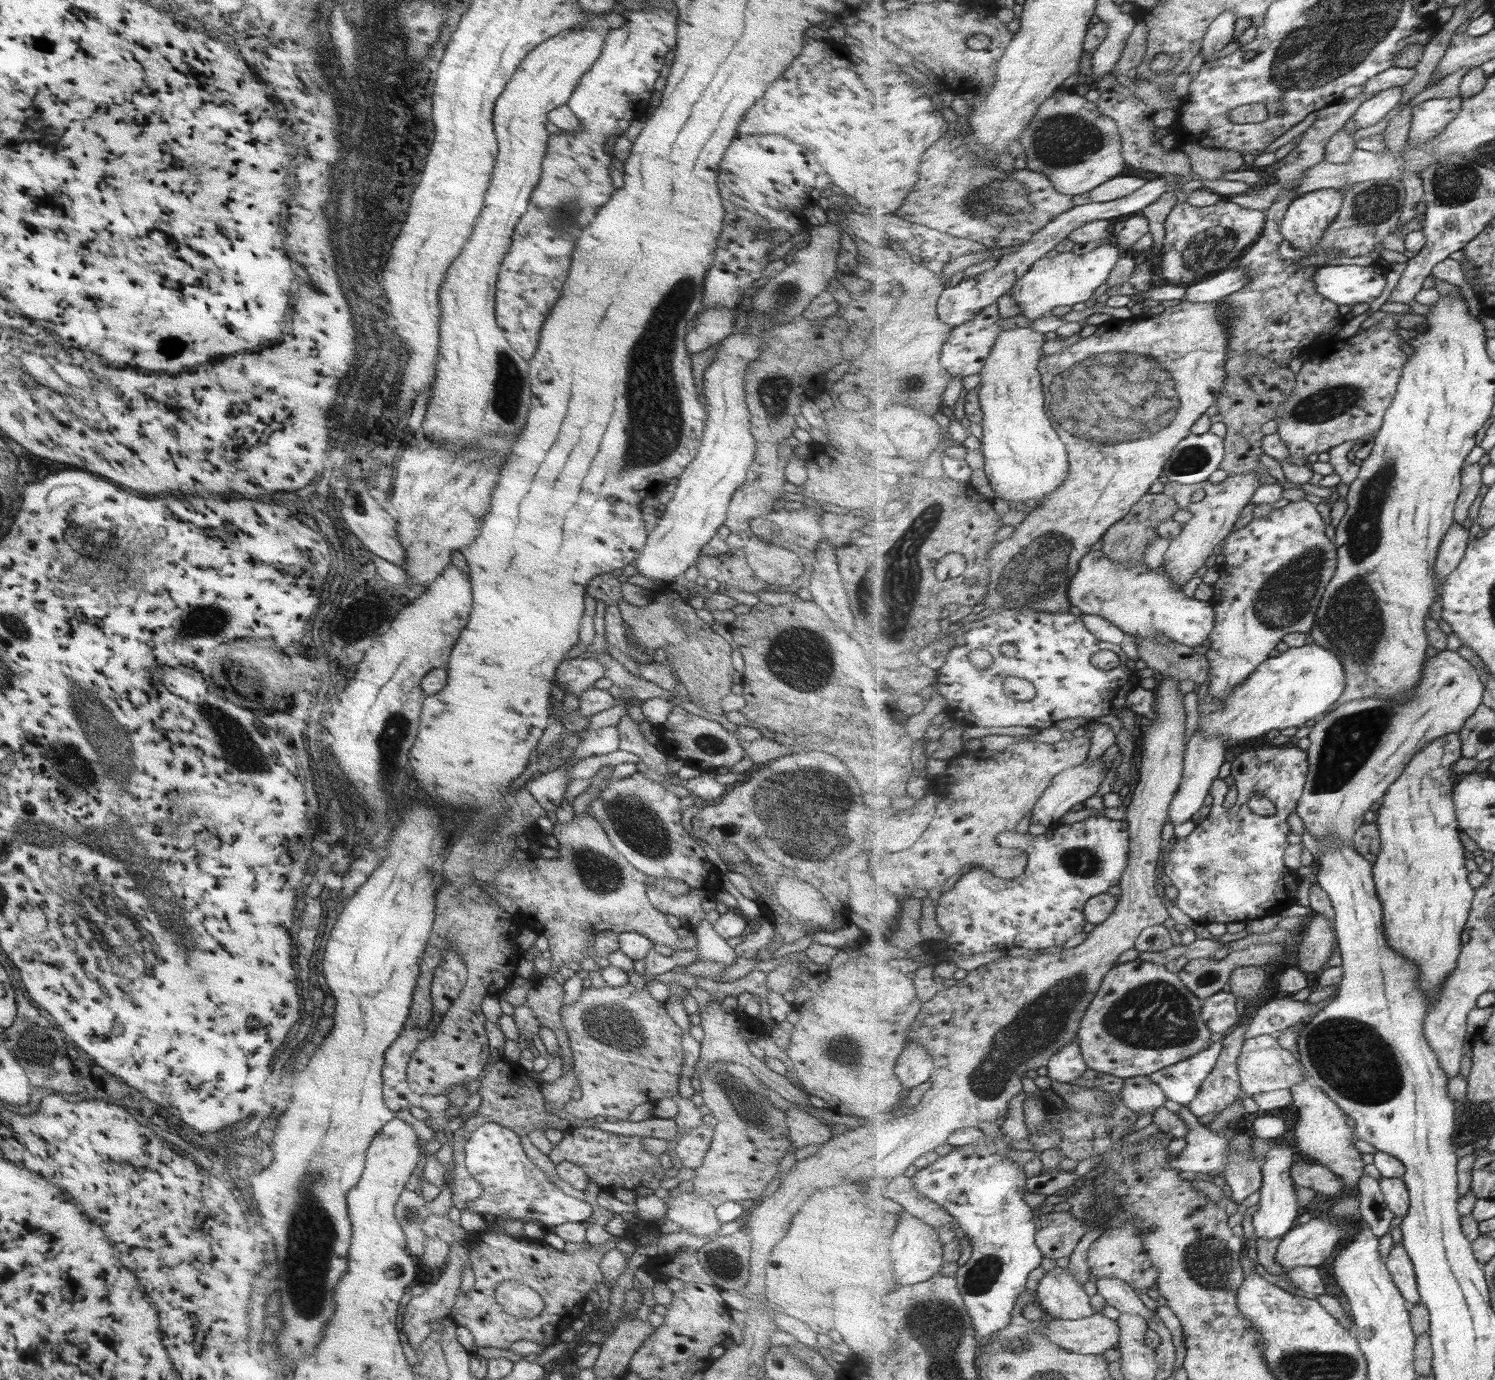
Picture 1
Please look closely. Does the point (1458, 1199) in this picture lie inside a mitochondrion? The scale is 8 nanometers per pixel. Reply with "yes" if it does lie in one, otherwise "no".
no

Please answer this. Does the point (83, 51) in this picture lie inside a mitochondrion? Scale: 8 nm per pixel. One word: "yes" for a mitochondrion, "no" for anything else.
no

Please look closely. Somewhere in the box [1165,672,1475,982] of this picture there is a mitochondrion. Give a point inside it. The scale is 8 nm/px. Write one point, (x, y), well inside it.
(1347, 743)

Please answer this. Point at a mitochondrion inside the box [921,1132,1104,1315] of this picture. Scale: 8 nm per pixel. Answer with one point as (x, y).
(981, 1276)

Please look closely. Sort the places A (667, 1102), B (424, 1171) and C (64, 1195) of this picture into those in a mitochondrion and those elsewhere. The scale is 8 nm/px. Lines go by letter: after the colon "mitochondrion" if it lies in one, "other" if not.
A: other
B: other
C: other

